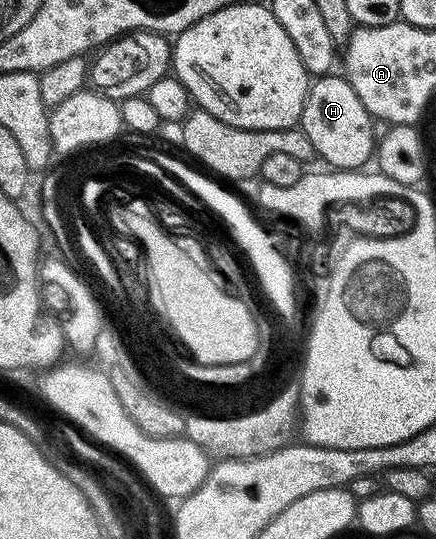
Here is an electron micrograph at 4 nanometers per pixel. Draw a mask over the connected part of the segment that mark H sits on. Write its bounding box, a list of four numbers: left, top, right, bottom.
[300,75,376,171]

